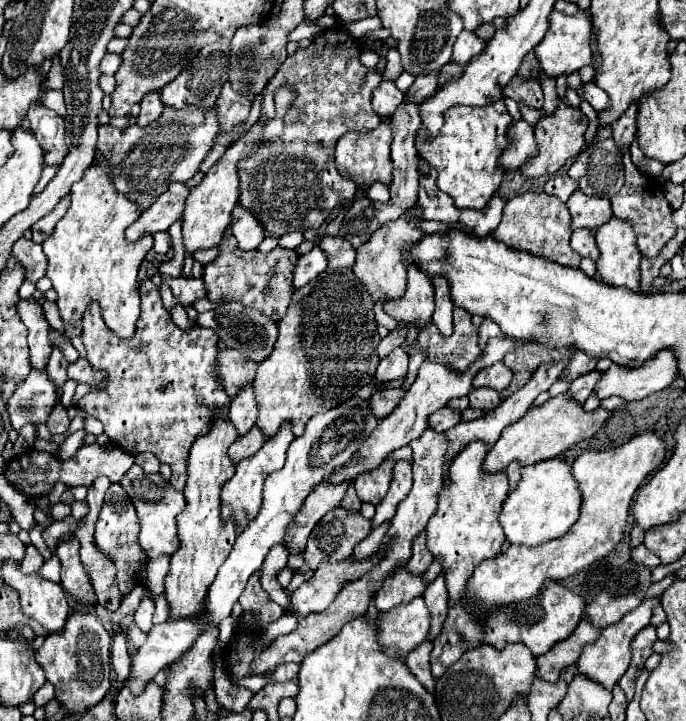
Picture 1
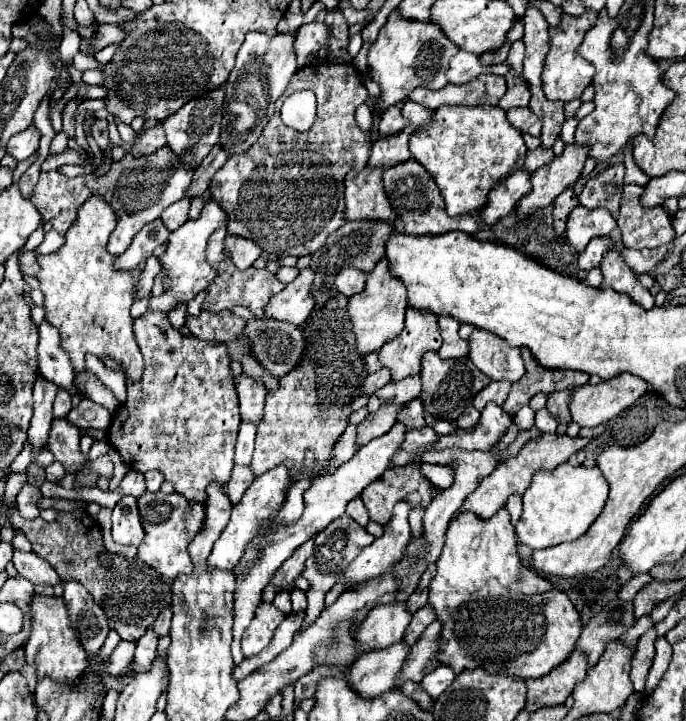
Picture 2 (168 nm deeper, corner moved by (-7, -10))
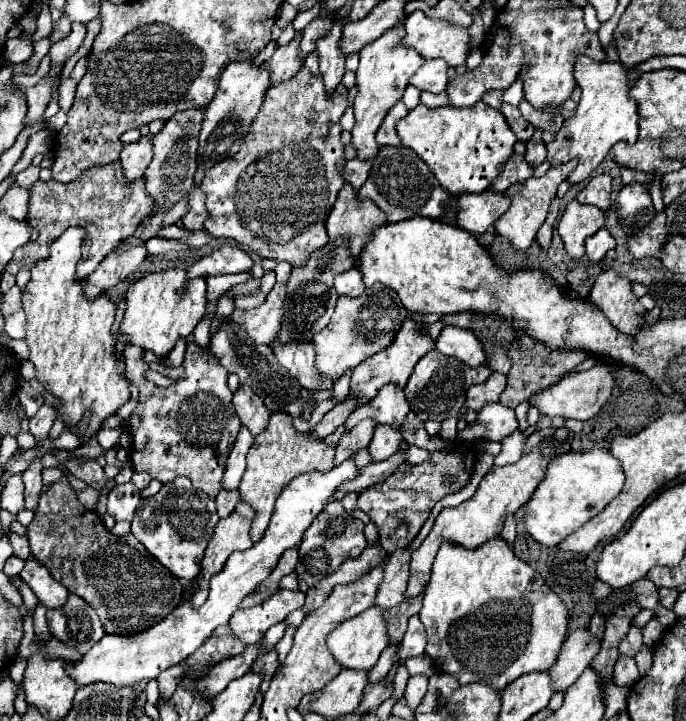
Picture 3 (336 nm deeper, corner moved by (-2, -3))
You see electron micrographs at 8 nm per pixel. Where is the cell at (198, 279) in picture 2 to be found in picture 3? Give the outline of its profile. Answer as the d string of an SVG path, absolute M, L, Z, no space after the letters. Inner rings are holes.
M185 267L145 273L145 277L137 279L127 291L127 309L121 331L131 337L133 345L153 351L155 355L167 355L175 341L187 337L195 329L199 317L203 317L207 305L205 289L205 277L189 279ZM177 289L183 289L183 293L177 293Z

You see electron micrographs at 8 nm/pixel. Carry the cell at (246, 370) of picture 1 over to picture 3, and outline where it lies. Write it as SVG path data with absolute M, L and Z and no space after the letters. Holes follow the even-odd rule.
M241 387L233 395L233 405L235 405L235 411L237 411L241 423L253 435L259 435L261 429L265 429L265 425L269 421L269 409L265 409L259 395L255 395L253 391L247 391L245 387Z

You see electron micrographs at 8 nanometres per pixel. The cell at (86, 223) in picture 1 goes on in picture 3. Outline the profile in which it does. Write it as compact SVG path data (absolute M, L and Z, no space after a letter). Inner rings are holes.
M69 227L65 233L55 239L49 247L49 257L43 261L35 261L31 265L31 281L21 291L23 309L27 313L27 343L29 343L29 361L35 363L37 379L47 387L49 393L61 399L61 409L57 411L57 417L65 423L67 429L79 435L77 421L81 419L83 411L87 407L93 409L93 419L87 427L85 439L81 443L87 443L93 433L101 429L101 421L107 415L113 415L123 403L129 401L129 387L131 381L119 371L119 357L115 349L115 341L111 335L111 327L115 321L115 303L113 299L103 291L95 299L89 299L85 295L85 281L77 279L77 263L81 261L81 249L85 241L85 229L83 227Z

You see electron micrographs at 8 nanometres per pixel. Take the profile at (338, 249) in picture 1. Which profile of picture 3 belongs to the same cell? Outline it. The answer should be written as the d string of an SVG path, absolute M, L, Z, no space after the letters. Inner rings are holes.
M349 269L345 273L339 273L335 277L335 291L339 295L349 295L349 297L359 297L365 291L363 277L359 269Z

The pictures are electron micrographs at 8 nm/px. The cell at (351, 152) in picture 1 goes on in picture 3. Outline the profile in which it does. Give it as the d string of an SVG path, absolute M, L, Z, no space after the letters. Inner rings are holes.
M345 183L325 227L331 241L335 237L349 237L349 249L353 249L353 257L359 257L363 245L373 237L373 231L385 223L385 213L373 201L359 199L357 191Z

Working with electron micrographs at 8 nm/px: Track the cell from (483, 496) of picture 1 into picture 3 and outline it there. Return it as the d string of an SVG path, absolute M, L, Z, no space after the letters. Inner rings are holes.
M501 535L475 549L443 541L433 561L431 579L423 593L423 607L419 611L419 619L423 621L429 639L425 653L433 659L435 669L455 675L459 683L481 681L503 689L507 683L525 673L553 667L567 637L569 613L565 603L537 575L539 573L531 565L523 563L513 553Z

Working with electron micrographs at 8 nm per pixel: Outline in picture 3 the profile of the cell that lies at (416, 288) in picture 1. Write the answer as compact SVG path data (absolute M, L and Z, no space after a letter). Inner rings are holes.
M411 315L403 321L401 329L395 333L395 339L389 347L385 347L383 351L375 353L373 357L369 357L367 361L363 361L361 365L357 365L353 369L353 377L351 377L351 393L355 393L359 397L359 403L363 401L369 401L377 395L377 391L387 385L387 383L397 383L401 387L405 387L409 375L413 373L413 367L415 363L425 355L429 353L431 349L435 347L435 341L431 339L431 335L425 331L425 325L423 323L417 323Z

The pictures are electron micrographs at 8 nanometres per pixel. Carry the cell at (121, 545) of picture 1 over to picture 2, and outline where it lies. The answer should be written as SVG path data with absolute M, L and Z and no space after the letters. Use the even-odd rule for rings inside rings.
M124 496L112 510L112 536L118 544L138 546L144 538L144 528L138 516L134 496Z

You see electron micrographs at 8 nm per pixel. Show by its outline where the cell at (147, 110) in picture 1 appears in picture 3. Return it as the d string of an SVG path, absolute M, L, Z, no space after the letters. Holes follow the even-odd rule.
M143 135L137 143L125 143L123 151L121 151L121 165L125 169L125 177L129 181L141 177L149 165L149 161L153 159L153 143L151 143L153 135Z

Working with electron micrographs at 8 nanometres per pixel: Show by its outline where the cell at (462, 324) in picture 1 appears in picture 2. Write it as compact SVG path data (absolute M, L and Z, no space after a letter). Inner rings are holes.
M426 352L426 356L422 358L422 392L420 392L420 402L424 404L424 412L428 412L430 416L438 418L438 420L448 420L448 422L456 422L456 418L468 408L472 406L474 396L486 388L492 380L482 374L470 358L466 360L442 360L436 352Z

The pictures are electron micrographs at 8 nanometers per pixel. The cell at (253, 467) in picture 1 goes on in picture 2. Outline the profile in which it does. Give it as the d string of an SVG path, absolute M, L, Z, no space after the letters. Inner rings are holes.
M278 466L270 472L266 472L264 476L258 476L250 484L250 488L244 492L244 498L238 502L238 506L232 508L230 520L228 520L224 532L220 534L220 540L214 544L212 554L208 556L210 568L218 568L218 570L236 568L238 560L242 558L242 548L246 548L246 544L250 542L250 536L254 536L254 528L258 528L258 524L262 524L262 520L270 520L270 512L276 512L278 504L282 504L284 492L286 492L286 482L288 482L288 470L284 466Z

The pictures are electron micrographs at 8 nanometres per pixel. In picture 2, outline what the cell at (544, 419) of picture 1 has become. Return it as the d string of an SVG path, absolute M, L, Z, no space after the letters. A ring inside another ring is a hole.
M542 434L542 438L528 442L518 456L508 458L504 464L498 464L498 468L494 468L494 472L492 472L490 476L486 476L486 478L482 480L482 484L466 498L466 502L462 504L462 508L460 508L458 514L462 514L462 512L472 512L472 514L476 514L478 518L488 520L488 518L494 516L500 508L506 506L508 496L512 496L512 494L520 494L520 496L522 496L522 494L526 492L526 488L530 486L532 476L534 476L538 470L554 470L554 468L560 466L562 462L568 462L568 458L570 458L574 452L582 450L588 442L590 442L588 438L580 438L580 436L570 438L570 436L566 436L566 434L564 434L564 436Z

